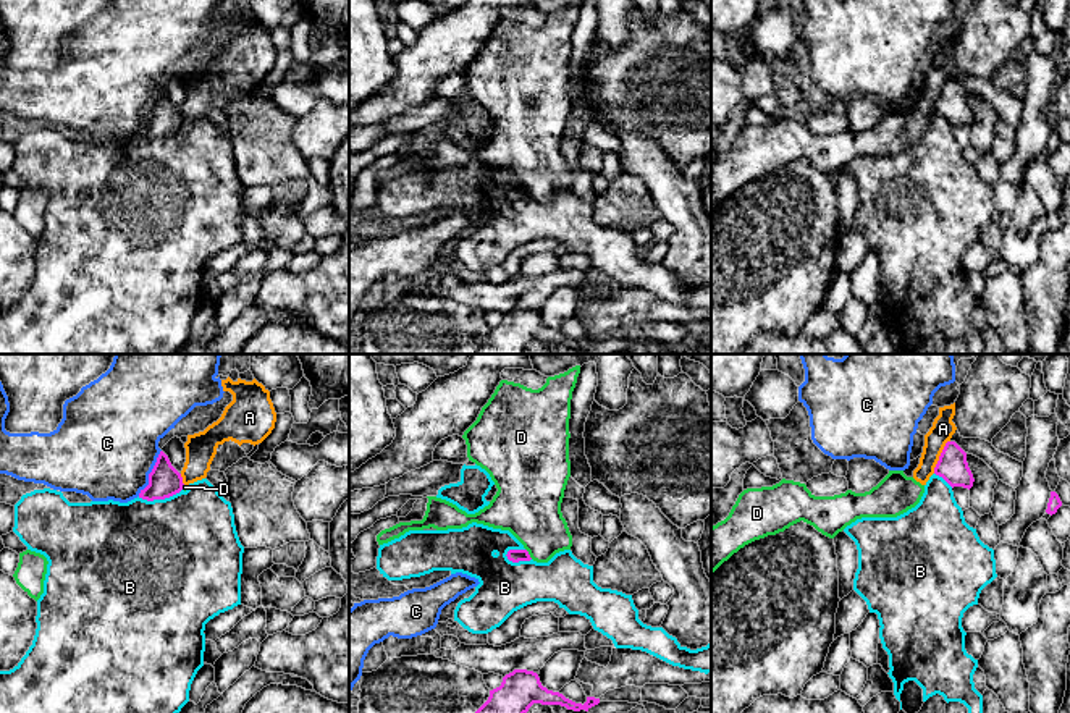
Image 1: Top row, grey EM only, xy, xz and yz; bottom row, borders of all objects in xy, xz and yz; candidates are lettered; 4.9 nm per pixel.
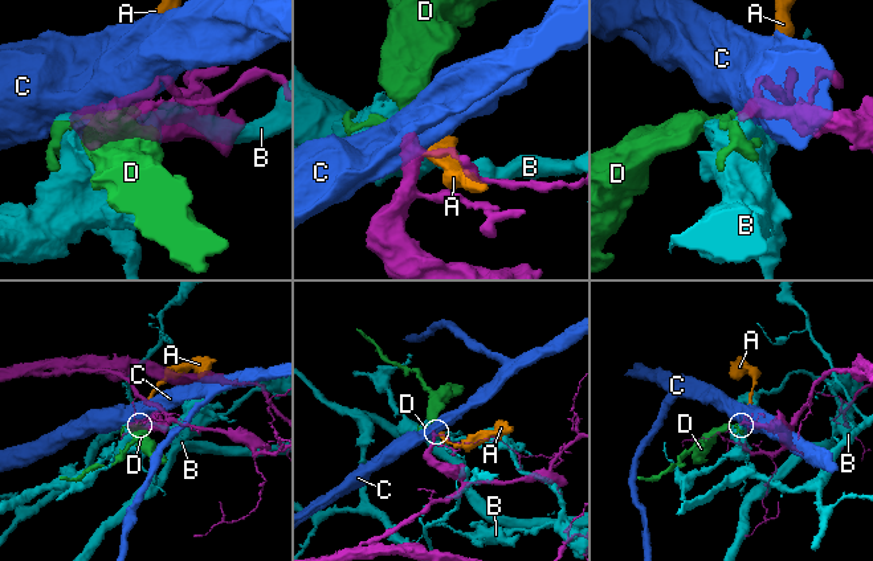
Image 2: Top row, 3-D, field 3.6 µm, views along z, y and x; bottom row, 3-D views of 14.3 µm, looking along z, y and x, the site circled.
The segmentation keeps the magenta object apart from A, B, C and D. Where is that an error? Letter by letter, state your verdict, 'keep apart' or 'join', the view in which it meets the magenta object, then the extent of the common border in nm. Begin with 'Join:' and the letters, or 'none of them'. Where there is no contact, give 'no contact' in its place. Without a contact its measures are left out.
Join: none of them
A: keep apart; contact in yz; length 190 nm
B: keep apart; contact in xz; length 140 nm
C: keep apart; contact in xy; length 260 nm
D: keep apart; contact in xz; length 70 nm

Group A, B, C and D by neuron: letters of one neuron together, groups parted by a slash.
A D / B / C

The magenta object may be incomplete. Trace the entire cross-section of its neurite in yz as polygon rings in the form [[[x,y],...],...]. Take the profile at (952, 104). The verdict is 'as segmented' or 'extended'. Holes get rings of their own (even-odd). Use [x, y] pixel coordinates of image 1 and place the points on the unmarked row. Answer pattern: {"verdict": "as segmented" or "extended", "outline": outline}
{"verdict": "as segmented", "outline": [[[955,79],[946,81],[934,112],[942,115],[952,126],[963,124],[970,128],[975,120],[967,100],[967,91]]]}

